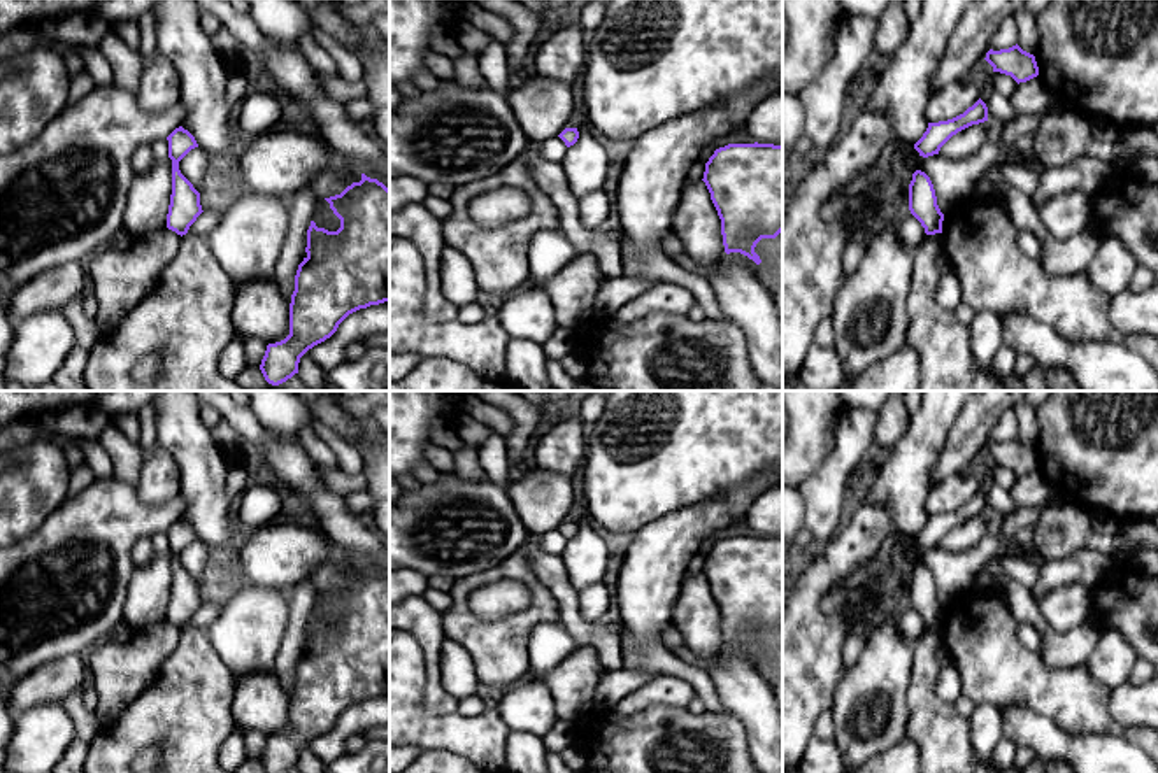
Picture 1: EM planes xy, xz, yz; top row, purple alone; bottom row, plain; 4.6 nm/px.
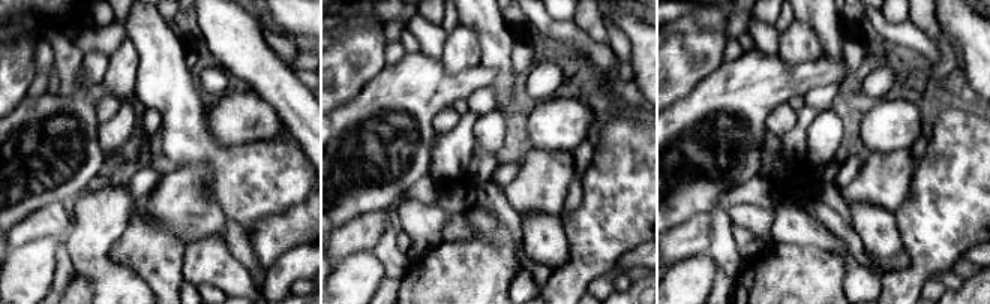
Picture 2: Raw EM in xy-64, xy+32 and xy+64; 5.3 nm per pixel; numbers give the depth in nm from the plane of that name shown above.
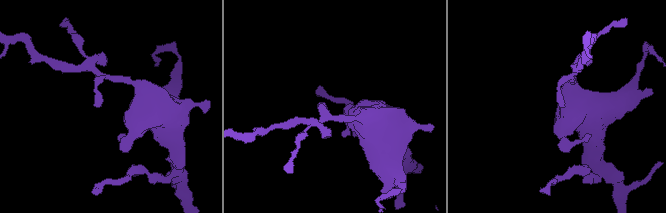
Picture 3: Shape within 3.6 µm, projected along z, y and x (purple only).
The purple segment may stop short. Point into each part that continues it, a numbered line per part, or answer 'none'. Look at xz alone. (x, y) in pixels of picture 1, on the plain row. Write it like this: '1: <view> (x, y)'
none

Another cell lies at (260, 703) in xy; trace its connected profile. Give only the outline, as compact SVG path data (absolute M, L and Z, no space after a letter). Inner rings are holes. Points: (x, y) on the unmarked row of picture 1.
M274 670L235 678L232 717L244 734L260 731L268 738L290 727L290 698Z

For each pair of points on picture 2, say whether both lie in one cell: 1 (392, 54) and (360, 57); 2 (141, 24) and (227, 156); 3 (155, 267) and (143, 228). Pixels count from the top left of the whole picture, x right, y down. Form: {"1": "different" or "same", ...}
{"1": "different", "2": "same", "3": "same"}

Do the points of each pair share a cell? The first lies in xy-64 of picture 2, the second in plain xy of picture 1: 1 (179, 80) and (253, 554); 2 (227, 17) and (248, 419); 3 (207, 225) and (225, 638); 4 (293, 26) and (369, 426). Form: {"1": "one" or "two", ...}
{"1": "two", "2": "two", "3": "one", "4": "one"}

